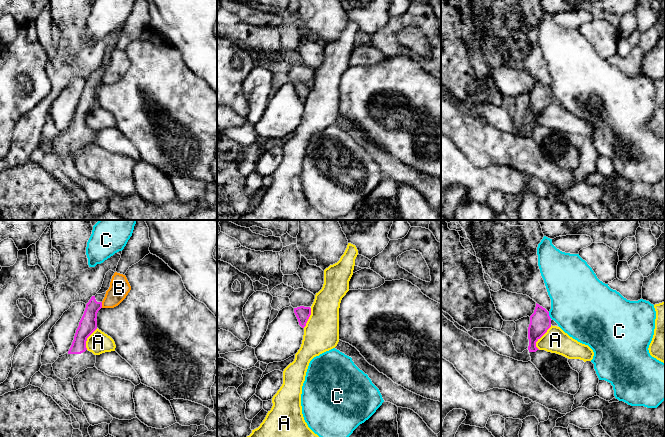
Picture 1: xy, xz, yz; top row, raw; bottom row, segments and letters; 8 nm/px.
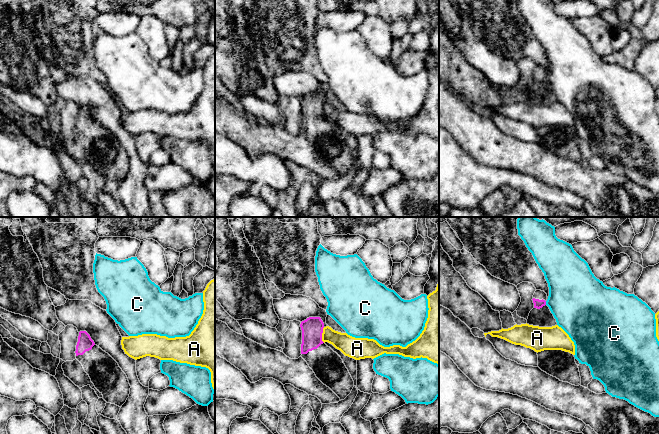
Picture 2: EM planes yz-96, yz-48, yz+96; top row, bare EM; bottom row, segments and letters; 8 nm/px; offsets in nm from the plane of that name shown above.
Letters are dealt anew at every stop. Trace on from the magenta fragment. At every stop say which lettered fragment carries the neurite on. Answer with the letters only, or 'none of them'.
none of them

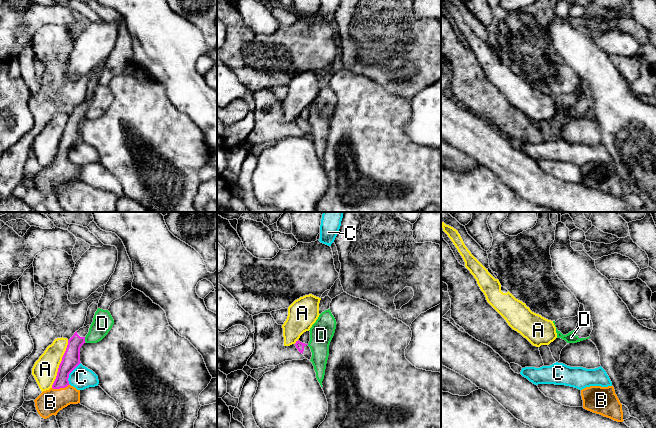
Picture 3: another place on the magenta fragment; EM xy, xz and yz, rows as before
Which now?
B

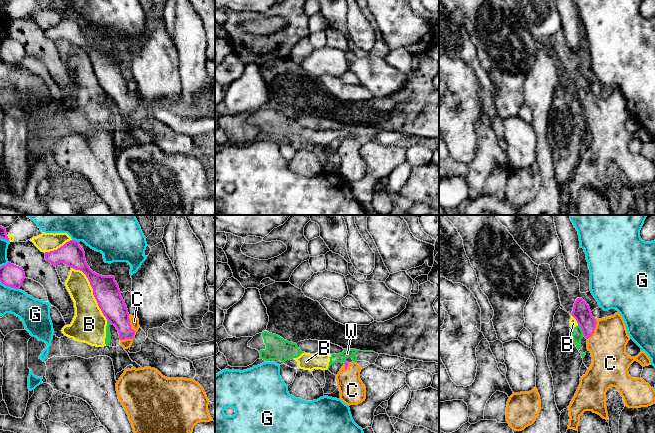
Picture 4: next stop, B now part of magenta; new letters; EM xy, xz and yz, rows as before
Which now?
C

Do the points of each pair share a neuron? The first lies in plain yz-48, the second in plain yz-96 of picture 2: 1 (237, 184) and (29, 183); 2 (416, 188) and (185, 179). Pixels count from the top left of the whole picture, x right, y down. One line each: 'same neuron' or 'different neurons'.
1: same neuron
2: different neurons

